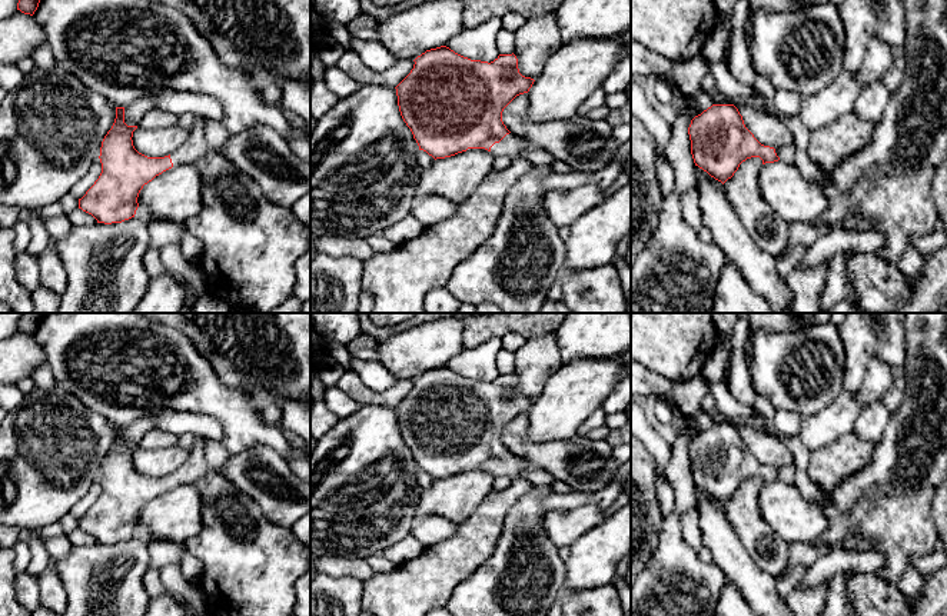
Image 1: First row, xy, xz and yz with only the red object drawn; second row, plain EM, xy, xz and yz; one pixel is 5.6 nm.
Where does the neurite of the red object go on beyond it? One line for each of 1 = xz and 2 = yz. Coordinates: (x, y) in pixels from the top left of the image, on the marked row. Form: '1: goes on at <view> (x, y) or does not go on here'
1: goes on at xz (512, 146)
2: goes on at yz (786, 155)

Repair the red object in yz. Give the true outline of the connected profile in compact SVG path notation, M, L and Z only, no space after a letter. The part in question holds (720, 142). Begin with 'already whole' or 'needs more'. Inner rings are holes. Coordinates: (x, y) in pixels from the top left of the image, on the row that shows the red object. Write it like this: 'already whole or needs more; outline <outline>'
needs more; outline M712 104L691 120L688 134L695 166L722 184L734 176L742 162L751 157L760 157L762 164L778 160L785 164L794 164L794 143L777 149L761 144L745 127L742 116L734 104Z

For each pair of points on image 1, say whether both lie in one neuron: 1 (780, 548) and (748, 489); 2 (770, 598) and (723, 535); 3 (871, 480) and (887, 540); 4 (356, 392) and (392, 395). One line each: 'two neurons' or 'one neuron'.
1: one neuron
2: one neuron
3: one neuron
4: one neuron

